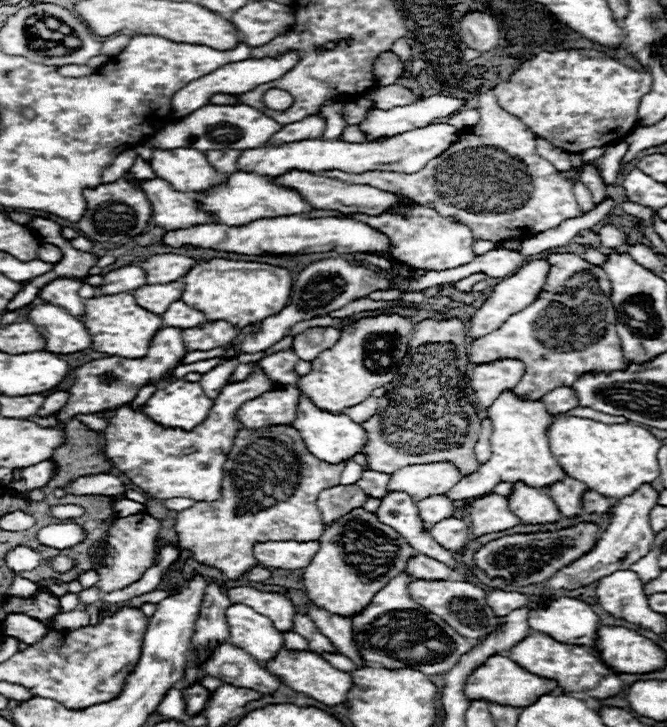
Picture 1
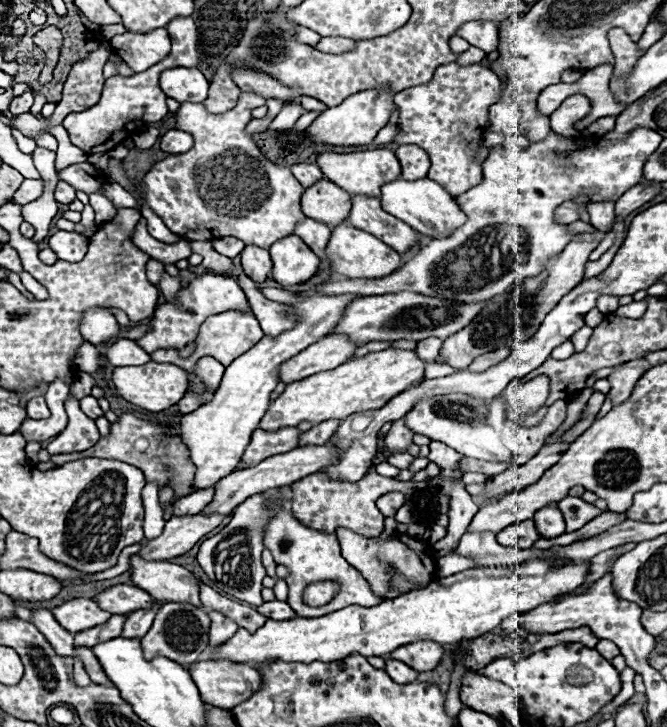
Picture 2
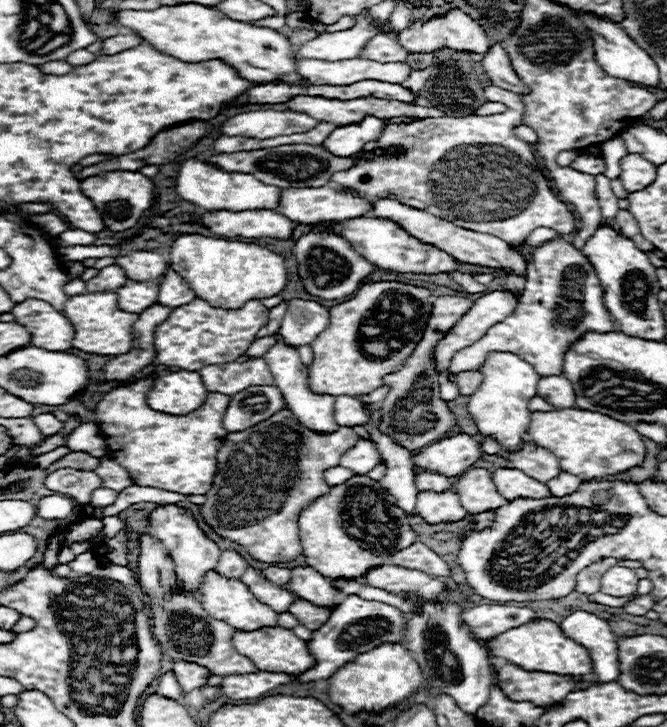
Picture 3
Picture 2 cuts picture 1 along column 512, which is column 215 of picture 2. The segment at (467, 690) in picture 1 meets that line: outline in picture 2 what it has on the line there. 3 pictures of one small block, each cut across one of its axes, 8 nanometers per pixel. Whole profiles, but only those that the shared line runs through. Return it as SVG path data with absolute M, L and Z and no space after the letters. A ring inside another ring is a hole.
M228 660L198 662L198 664L192 664L188 670L194 682L198 684L202 700L210 706L216 704L218 708L234 708L236 704L248 700L248 696L252 696L252 692L256 692L256 688L260 688L262 684L262 676L256 668L250 668L248 664L234 664Z

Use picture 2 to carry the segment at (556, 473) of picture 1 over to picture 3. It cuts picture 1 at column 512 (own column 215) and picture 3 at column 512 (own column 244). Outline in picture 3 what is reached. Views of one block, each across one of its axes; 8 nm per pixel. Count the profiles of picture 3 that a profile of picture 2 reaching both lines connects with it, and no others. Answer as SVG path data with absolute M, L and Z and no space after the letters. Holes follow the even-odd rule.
M490 352L480 372L484 380L482 386L470 396L468 410L482 436L496 438L504 448L518 448L518 444L526 436L526 428L530 422L528 400L536 394L540 374L534 370L532 364L512 352Z

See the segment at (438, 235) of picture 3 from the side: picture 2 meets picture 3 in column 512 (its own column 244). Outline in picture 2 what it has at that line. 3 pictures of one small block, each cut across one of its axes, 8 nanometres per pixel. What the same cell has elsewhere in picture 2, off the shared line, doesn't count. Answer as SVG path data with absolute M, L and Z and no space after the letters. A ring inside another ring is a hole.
M246 246L240 256L242 256L244 274L252 276L254 282L264 282L266 278L270 278L272 260L270 260L268 250L256 248L256 246Z

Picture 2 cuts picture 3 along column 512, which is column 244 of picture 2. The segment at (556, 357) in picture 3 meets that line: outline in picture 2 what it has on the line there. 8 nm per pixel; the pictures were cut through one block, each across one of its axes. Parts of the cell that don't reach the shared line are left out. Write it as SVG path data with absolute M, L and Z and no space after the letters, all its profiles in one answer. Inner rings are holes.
M228 310L228 312L222 312L222 314L216 314L216 316L210 316L202 326L200 326L200 332L198 332L198 338L196 338L196 342L198 342L198 348L196 348L196 352L190 356L190 358L180 358L178 356L178 352L174 350L174 348L160 348L160 350L156 350L156 352L152 352L150 354L150 358L152 360L164 360L164 362L172 362L172 364L176 364L176 366L180 366L180 368L184 368L186 372L188 372L188 384L190 384L190 392L196 392L196 394L200 394L200 398L202 398L202 404L204 402L208 402L208 400L212 400L212 396L214 396L214 390L208 390L208 388L204 388L204 382L196 376L196 364L198 364L198 360L200 358L204 358L204 356L212 356L212 358L216 358L216 360L220 360L220 364L224 364L224 366L228 366L232 360L236 360L236 356L240 356L240 354L244 354L244 352L248 352L248 348L252 348L252 344L256 344L256 340L260 340L264 336L264 332L262 332L262 328L260 328L260 324L258 324L258 320L250 314L250 312L236 312L236 310Z

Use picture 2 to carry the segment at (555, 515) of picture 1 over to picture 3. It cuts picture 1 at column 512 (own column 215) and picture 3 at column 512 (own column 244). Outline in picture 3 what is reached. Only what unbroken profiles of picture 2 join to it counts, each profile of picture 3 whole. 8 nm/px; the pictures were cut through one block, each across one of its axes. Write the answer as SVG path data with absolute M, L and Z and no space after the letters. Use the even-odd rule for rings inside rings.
M498 468L492 474L492 478L494 478L498 492L506 500L514 500L518 496L522 496L522 498L550 496L550 490L546 488L546 484L538 482L536 478L524 474L522 470L516 470L516 468Z

